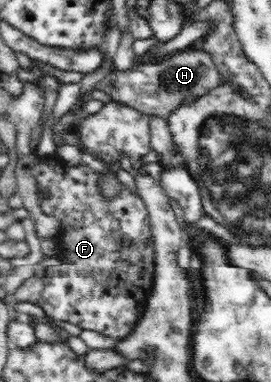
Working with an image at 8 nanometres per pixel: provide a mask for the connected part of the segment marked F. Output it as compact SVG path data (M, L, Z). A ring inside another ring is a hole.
M48 156L41 157L39 162L35 162L30 167L33 173L29 173L31 178L34 178L36 184L36 197L38 200L38 207L42 210L42 214L45 216L53 217L59 223L59 234L54 236L56 242L56 248L58 248L57 255L59 260L62 260L61 265L52 265L49 271L42 278L43 290L41 296L36 302L44 310L44 314L47 317L63 322L69 322L73 326L79 326L82 330L89 330L93 335L101 335L106 337L104 340L111 340L111 344L118 341L123 341L131 336L133 330L141 318L146 305L148 304L148 298L153 288L153 274L155 274L155 241L153 241L153 234L150 224L150 215L144 200L139 196L139 193L135 193L133 189L123 185L120 191L116 195L103 195L101 193L101 173L99 173L99 167L95 166L91 160L87 160L83 164L77 164L77 166L70 166L67 162L64 162L58 157Z

